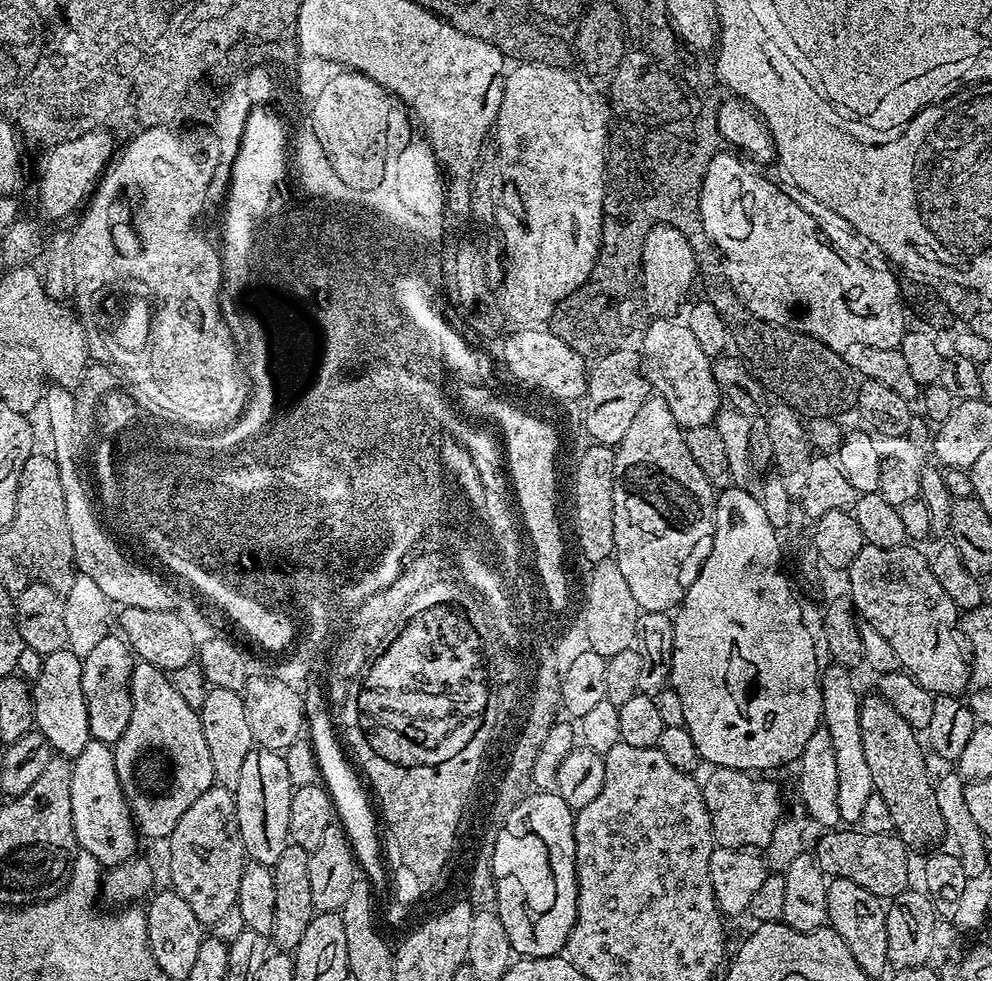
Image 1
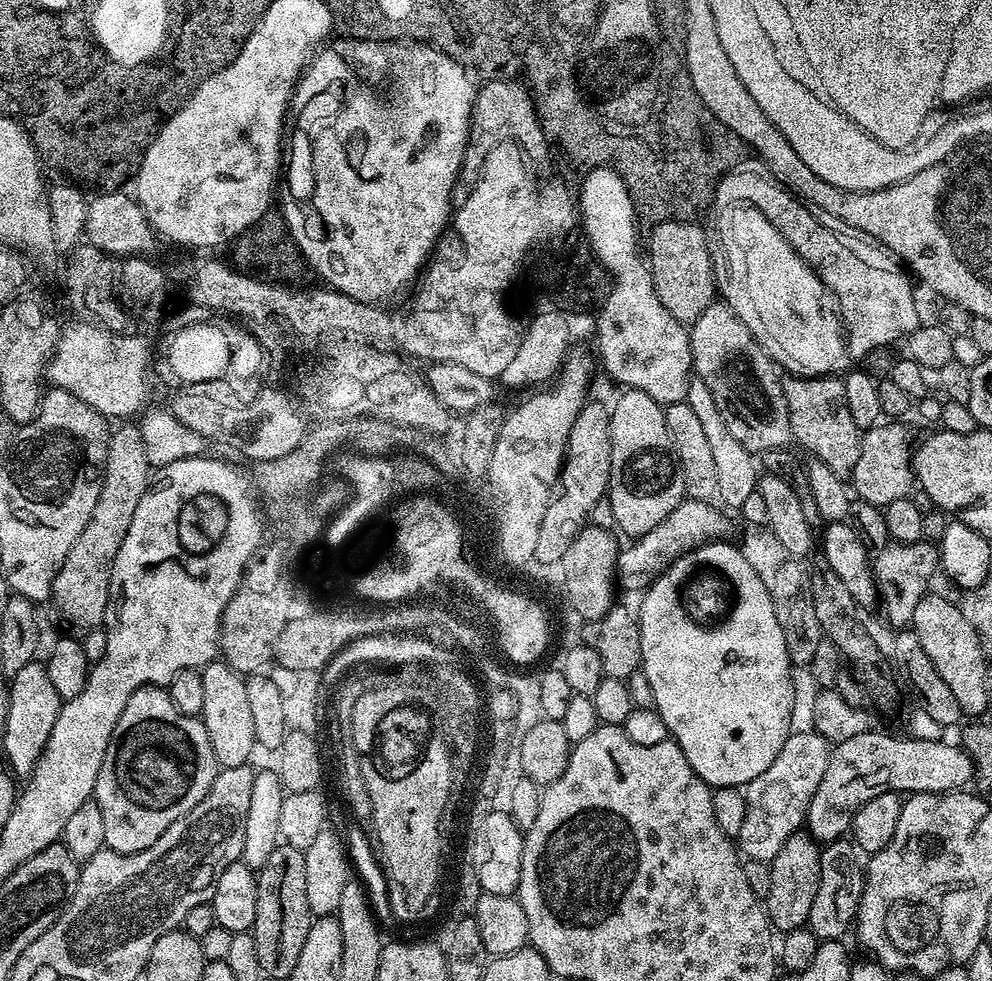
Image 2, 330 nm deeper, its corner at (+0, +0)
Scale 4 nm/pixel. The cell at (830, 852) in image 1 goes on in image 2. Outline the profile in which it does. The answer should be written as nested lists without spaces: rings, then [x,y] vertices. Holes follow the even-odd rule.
[[[801,830],[786,838],[782,850],[774,854],[768,864],[770,870],[770,894],[766,898],[768,922],[777,933],[792,932],[808,923],[810,906],[814,906],[814,894],[820,881],[821,845]]]

